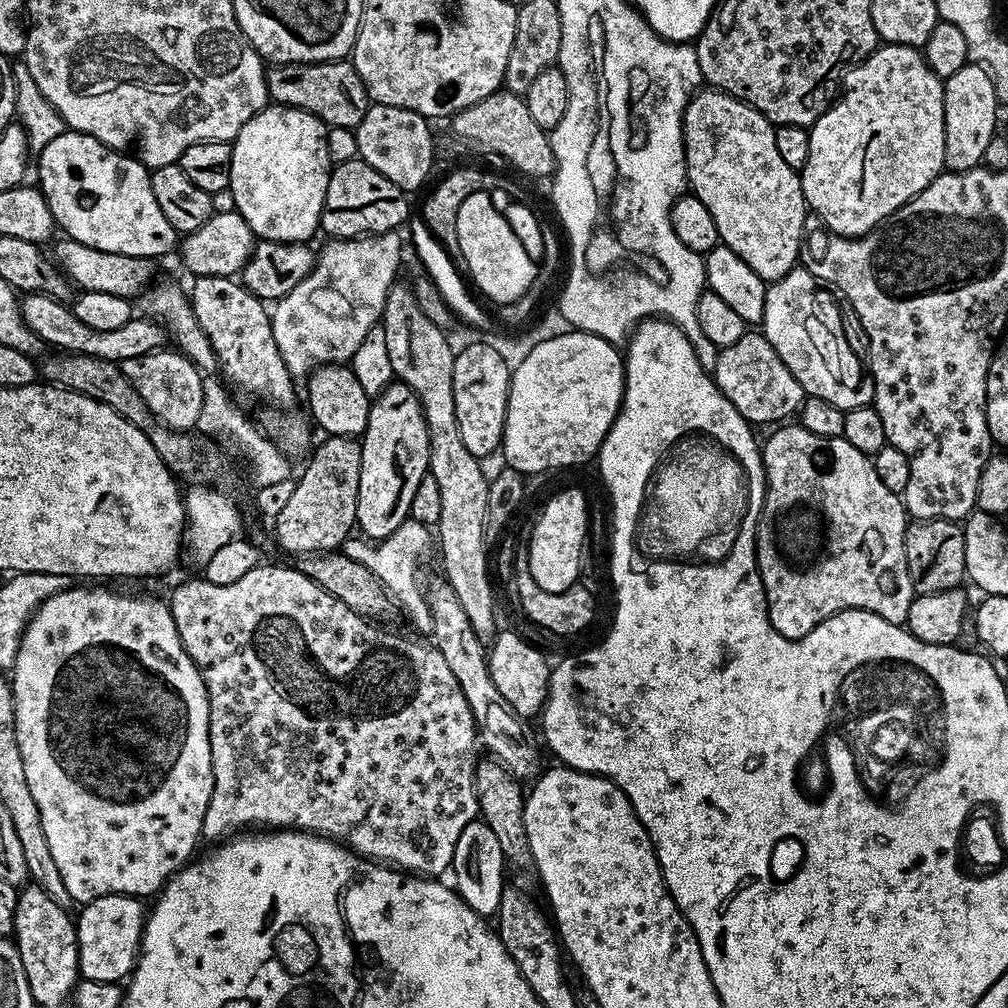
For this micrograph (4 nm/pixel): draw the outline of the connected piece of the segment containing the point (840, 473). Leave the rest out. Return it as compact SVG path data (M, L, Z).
M788 422L777 427L762 444L764 458L764 505L760 511L760 521L756 525L756 565L764 583L764 593L768 603L768 617L778 630L788 640L801 640L814 626L818 626L826 618L839 612L846 612L849 608L858 608L862 612L873 612L878 618L886 618L891 624L907 625L910 606L914 599L912 579L906 566L906 550L904 549L904 531L908 529L909 517L904 511L904 501L897 493L886 490L882 478L878 478L873 457L862 454L850 446L843 436L822 438L818 434L810 434L810 430L801 428L799 423Z

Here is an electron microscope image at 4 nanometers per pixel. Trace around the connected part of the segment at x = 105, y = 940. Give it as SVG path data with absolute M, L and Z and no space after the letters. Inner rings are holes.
M114 894L99 896L81 907L81 914L77 915L76 921L79 968L83 979L100 983L119 983L131 973L135 967L136 957L139 955L140 938L146 919L146 910L141 904L143 903L137 897Z

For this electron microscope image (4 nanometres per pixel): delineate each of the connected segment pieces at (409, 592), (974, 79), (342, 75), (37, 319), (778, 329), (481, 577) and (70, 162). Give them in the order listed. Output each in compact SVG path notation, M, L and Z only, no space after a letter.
M409 518L405 520L402 526L398 526L398 530L394 530L394 534L390 534L375 546L369 543L367 539L356 539L349 538L344 541L342 549L344 555L354 558L354 562L362 562L362 566L370 569L388 589L389 597L395 603L397 600L408 611L409 618L416 623L417 628L424 634L431 633L430 610L428 609L425 593L422 591L422 584L420 588L419 582L416 581L416 571L420 568L420 559L428 552L428 543L433 543L433 533L425 525L414 522Z
M966 63L958 74L950 74L944 80L944 166L949 172L965 172L983 165L983 154L990 140L998 134L996 128L996 104L998 97L992 75L981 64Z
M347 59L329 60L327 64L277 64L267 69L266 75L271 103L306 110L329 128L355 130L370 103L358 70Z
M42 292L25 295L20 300L20 314L26 326L30 326L32 333L39 338L41 345L53 344L56 347L53 349L64 354L86 354L90 358L106 358L110 362L120 364L125 362L124 360L134 362L138 354L150 354L163 349L166 344L164 326L151 318L130 319L126 322L126 326L118 326L118 330L94 330L86 326L86 322L79 320L67 303Z
M804 267L791 268L781 280L773 280L767 285L762 331L808 396L822 398L841 410L866 408L875 401L876 387L868 361L868 341L858 322L858 314L854 314L851 306L831 287L822 286L821 281L815 280Z
M403 283L392 285L386 298L382 323L386 330L386 347L390 353L390 366L393 377L399 383L410 386L416 392L418 402L422 406L422 414L426 418L428 431L428 470L438 482L438 491L442 497L442 518L434 525L434 536L440 540L440 560L444 563L443 579L454 590L462 610L466 610L466 618L470 618L470 626L474 634L485 642L491 641L498 631L496 625L496 600L492 597L492 580L488 577L488 552L490 545L486 542L484 522L488 518L488 481L489 473L484 473L481 457L470 454L462 443L462 433L458 431L458 414L454 410L454 348L448 345L445 329L440 328L418 306L415 291L411 287L403 288Z
M66 130L58 138L54 138L50 146L43 148L38 154L38 160L38 187L50 206L55 227L59 231L61 228L67 239L77 240L78 243L84 243L100 251L147 258L164 256L167 252L173 253L177 249L178 233L166 218L166 214L162 214L158 198L154 198L152 173L135 155L117 152L115 148L107 148L92 136Z

